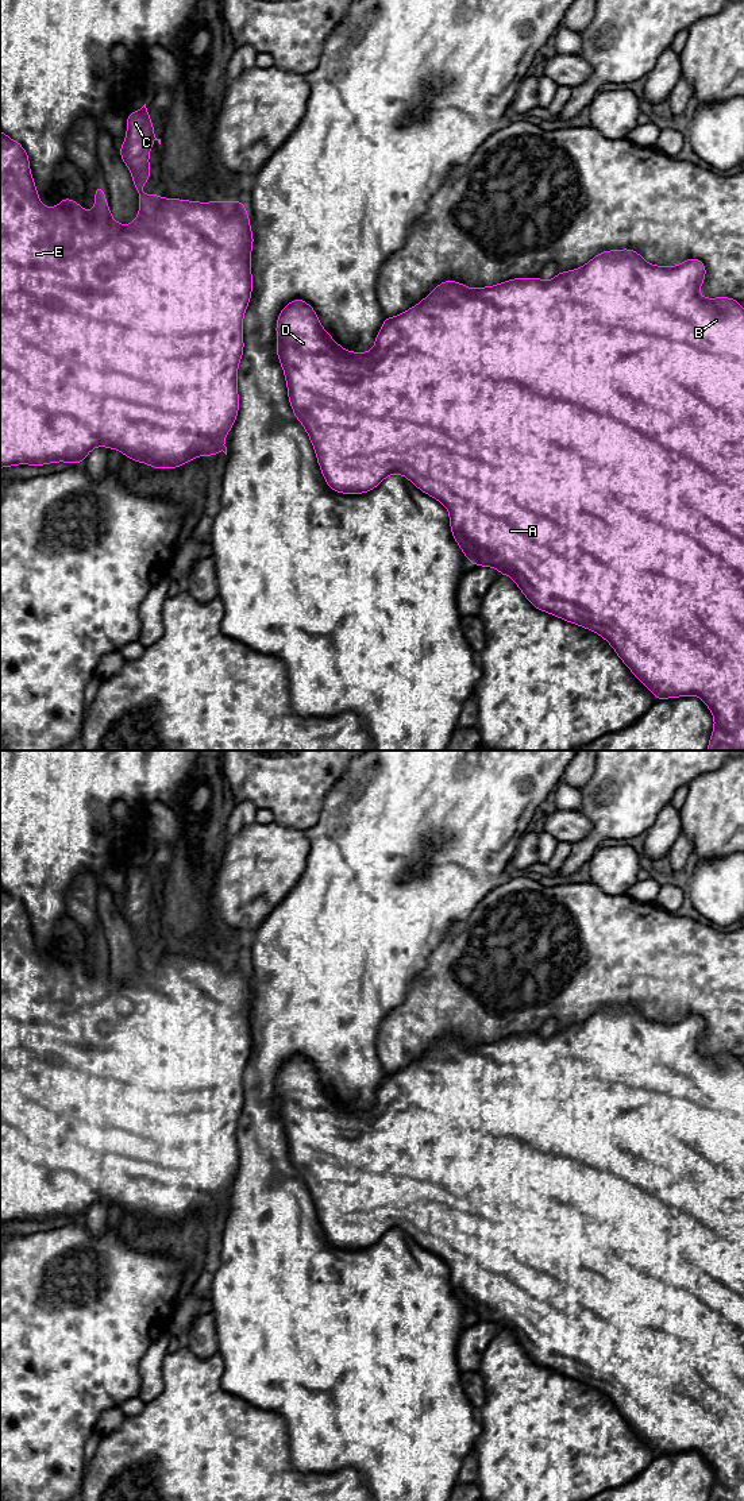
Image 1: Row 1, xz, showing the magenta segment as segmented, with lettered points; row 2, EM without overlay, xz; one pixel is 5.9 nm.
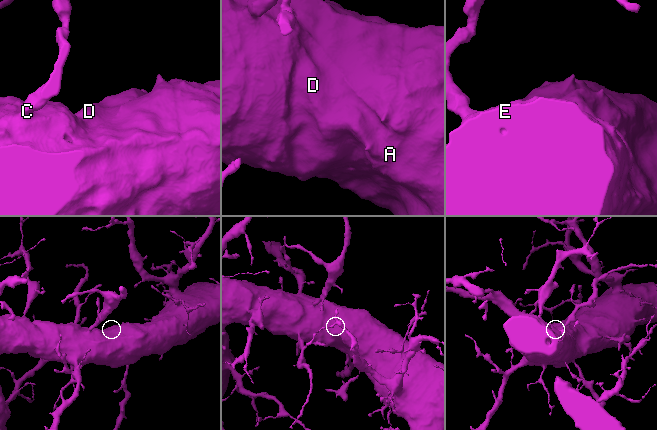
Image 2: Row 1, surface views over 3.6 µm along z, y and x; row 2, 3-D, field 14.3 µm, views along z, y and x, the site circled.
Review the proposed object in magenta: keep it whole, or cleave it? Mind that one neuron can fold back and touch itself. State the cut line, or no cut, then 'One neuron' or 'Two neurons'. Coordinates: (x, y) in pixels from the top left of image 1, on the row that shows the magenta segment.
No split. One neuron

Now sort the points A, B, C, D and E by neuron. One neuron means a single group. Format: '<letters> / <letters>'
A B C D E

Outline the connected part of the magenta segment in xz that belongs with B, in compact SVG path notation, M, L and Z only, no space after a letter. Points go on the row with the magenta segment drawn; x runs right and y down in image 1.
M624 248L601 251L585 266L559 271L548 282L539 277L514 278L494 286L469 289L462 282L448 279L440 282L416 306L396 317L385 317L370 352L348 352L342 348L321 327L315 309L301 298L294 298L280 312L277 320L277 355L284 369L290 406L313 444L329 489L342 494L363 494L375 489L389 474L406 476L417 489L447 508L452 536L473 566L496 567L500 575L509 575L516 582L533 607L602 636L656 701L698 695L714 715L714 729L706 750L744 750L744 308L729 297L702 298L698 292L705 275L706 266L699 259L691 258L678 266L664 267L649 265L637 251Z

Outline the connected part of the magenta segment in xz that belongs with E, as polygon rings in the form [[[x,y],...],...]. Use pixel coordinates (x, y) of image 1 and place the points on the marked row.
[[[146,104],[136,112],[131,112],[127,115],[127,134],[126,142],[119,148],[120,158],[127,165],[132,174],[132,182],[135,186],[135,192],[139,197],[140,212],[134,219],[131,225],[122,225],[116,223],[109,212],[108,202],[105,201],[105,192],[103,186],[93,186],[93,192],[96,196],[95,209],[88,213],[78,205],[74,198],[62,197],[59,205],[54,208],[46,208],[41,204],[38,190],[35,188],[34,178],[30,173],[30,159],[23,148],[23,146],[9,139],[0,130],[0,468],[16,464],[31,464],[31,466],[43,466],[55,462],[69,462],[72,464],[82,463],[85,456],[99,445],[104,445],[108,449],[117,448],[124,456],[134,459],[136,463],[149,463],[153,470],[158,468],[178,468],[184,463],[196,459],[201,455],[208,455],[213,458],[215,454],[223,451],[227,455],[227,447],[223,440],[232,428],[235,418],[239,412],[239,397],[238,397],[238,366],[240,358],[243,355],[244,344],[243,344],[243,315],[250,302],[251,292],[253,292],[253,277],[251,277],[251,248],[254,243],[254,236],[250,228],[250,219],[244,207],[244,202],[235,200],[234,202],[228,202],[223,200],[220,202],[197,202],[178,198],[161,198],[158,193],[153,196],[146,196],[140,186],[147,182],[151,177],[150,166],[149,166],[149,154],[151,151],[151,143],[157,140],[161,144],[161,139],[154,136],[154,127],[150,120],[149,111]]]

